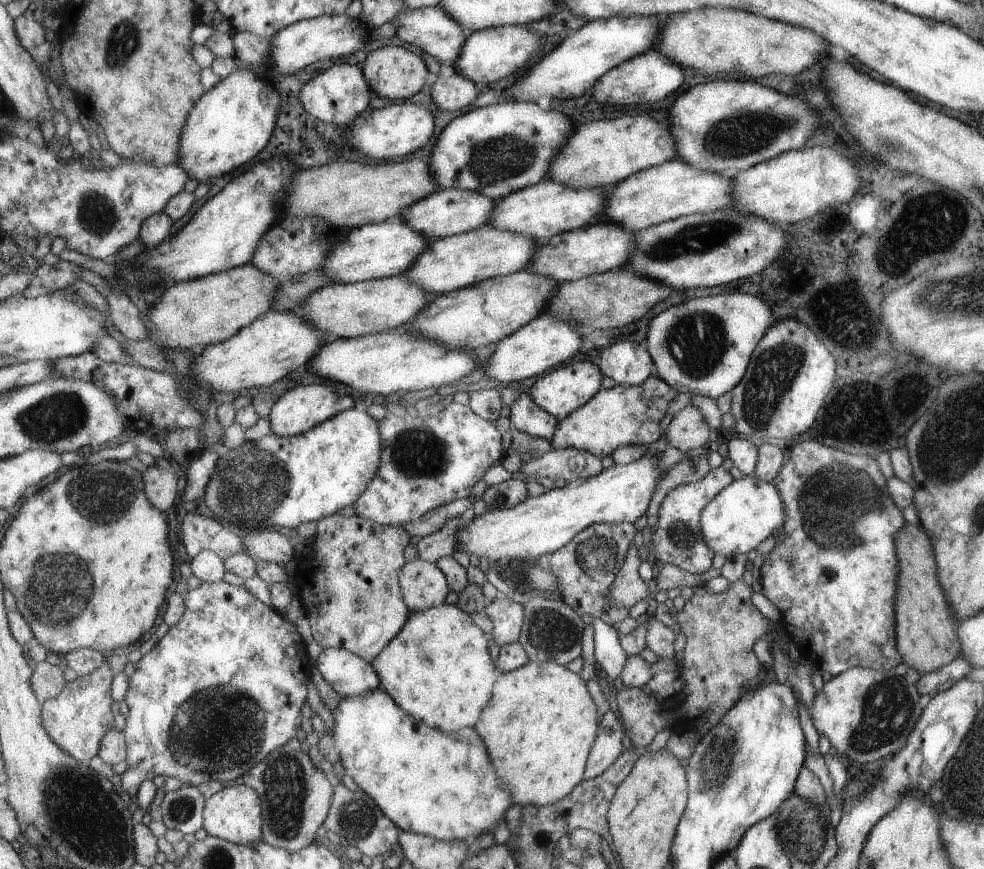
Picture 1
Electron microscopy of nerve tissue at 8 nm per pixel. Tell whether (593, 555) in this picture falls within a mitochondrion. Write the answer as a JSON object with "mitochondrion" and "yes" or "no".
{"mitochondrion":"yes"}

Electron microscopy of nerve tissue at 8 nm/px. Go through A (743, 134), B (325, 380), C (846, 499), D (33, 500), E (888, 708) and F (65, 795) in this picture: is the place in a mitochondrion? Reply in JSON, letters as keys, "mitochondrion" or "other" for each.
{"A":"mitochondrion","B":"other","C":"mitochondrion","D":"other","E":"mitochondrion","F":"mitochondrion"}

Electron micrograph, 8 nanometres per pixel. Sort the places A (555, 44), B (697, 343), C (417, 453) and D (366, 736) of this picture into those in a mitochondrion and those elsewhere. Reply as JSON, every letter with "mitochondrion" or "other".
{"A":"other","B":"mitochondrion","C":"mitochondrion","D":"other"}

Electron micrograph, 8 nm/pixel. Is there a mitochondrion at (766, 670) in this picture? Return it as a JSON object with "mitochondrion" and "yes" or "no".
{"mitochondrion":"no"}

